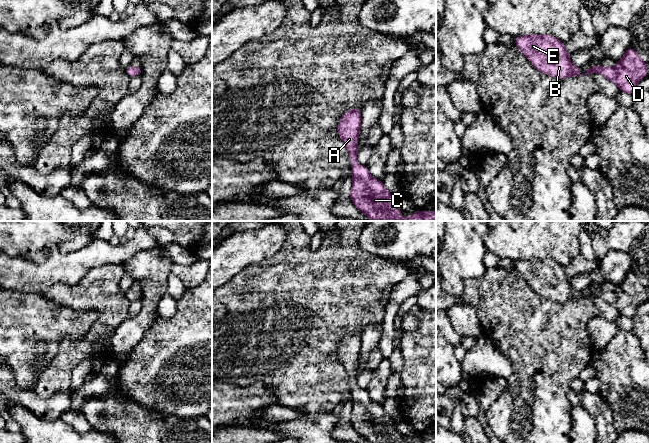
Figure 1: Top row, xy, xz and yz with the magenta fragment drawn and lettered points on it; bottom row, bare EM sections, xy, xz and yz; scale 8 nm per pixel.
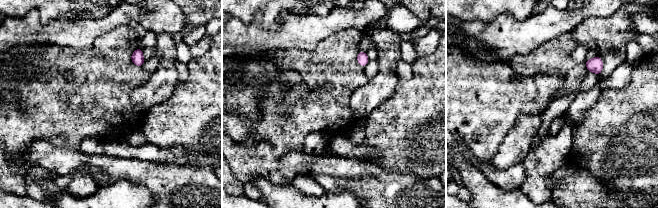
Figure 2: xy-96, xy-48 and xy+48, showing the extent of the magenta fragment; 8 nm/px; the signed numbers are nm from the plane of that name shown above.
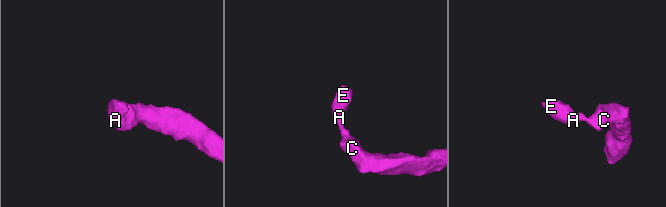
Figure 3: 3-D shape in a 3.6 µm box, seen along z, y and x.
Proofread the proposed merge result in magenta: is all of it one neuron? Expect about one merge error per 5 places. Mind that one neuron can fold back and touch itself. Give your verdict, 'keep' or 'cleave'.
keep

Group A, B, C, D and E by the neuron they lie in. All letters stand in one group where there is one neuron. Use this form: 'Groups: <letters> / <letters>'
Groups: A B C D E

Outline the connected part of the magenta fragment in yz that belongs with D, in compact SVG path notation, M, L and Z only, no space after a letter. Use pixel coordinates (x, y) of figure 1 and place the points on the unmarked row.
M550 258L519 260L514 266L536 293L557 303L599 297L615 307L622 316L632 319L638 306L647 301L647 288L632 271L627 273L615 291L594 289L581 298L580 291L571 288L564 267Z

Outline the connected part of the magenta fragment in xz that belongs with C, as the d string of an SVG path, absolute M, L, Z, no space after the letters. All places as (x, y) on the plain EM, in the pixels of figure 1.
M351 333L343 338L337 350L337 356L350 377L353 390L351 425L369 443L399 443L402 434L395 431L395 423L386 414L383 406L374 403L366 390L357 388L360 349L361 334Z

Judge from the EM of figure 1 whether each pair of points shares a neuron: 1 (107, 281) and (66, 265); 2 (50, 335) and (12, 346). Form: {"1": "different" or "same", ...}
{"1": "different", "2": "same"}

